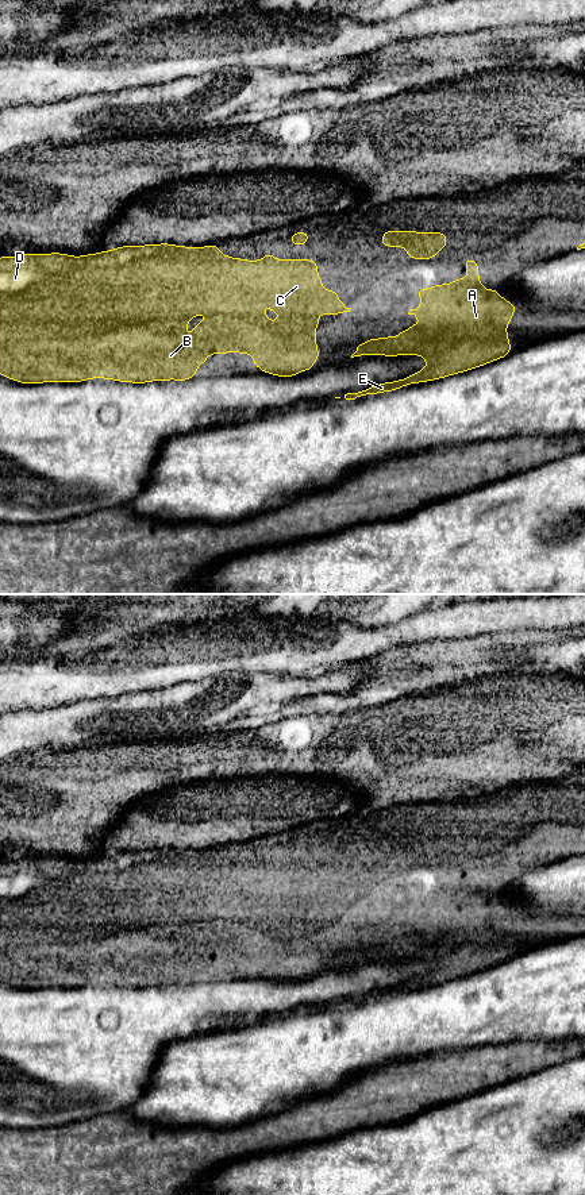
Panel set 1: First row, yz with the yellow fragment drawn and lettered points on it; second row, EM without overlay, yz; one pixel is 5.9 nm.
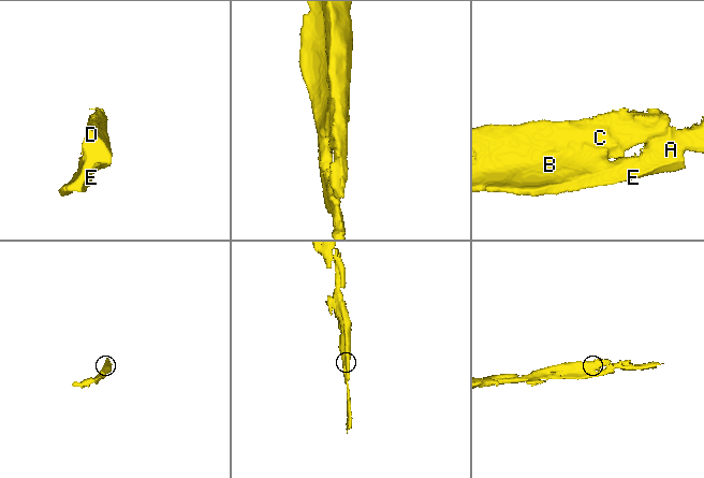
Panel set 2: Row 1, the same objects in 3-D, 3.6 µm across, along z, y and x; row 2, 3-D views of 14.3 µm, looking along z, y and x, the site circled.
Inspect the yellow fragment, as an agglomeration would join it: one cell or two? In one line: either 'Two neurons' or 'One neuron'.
One neuron

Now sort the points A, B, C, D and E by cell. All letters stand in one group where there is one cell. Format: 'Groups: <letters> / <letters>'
Groups: A B C D E

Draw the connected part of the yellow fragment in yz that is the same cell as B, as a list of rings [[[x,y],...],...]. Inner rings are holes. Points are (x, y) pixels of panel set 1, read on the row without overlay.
[[[146,849],[146,851],[122,851],[112,856],[101,856],[100,859],[88,859],[82,861],[72,861],[68,859],[23,859],[20,861],[0,861],[0,979],[22,988],[42,988],[42,987],[81,987],[91,983],[105,983],[122,987],[143,988],[151,986],[190,984],[197,978],[197,971],[207,967],[207,960],[228,959],[236,956],[239,959],[253,959],[253,968],[263,978],[278,982],[300,980],[301,974],[308,978],[312,975],[312,968],[319,964],[316,952],[316,933],[319,930],[319,918],[338,920],[350,917],[342,906],[338,905],[335,895],[324,895],[322,883],[316,879],[317,866],[309,864],[274,864],[268,856],[261,866],[246,866],[239,863],[226,861],[219,856],[219,852],[209,849],[207,852],[188,853],[185,851]],[[268,909],[273,918],[280,917],[281,922],[277,926],[269,926],[262,917]],[[212,917],[201,929],[195,930],[190,940],[185,938],[185,932],[196,920]]]

